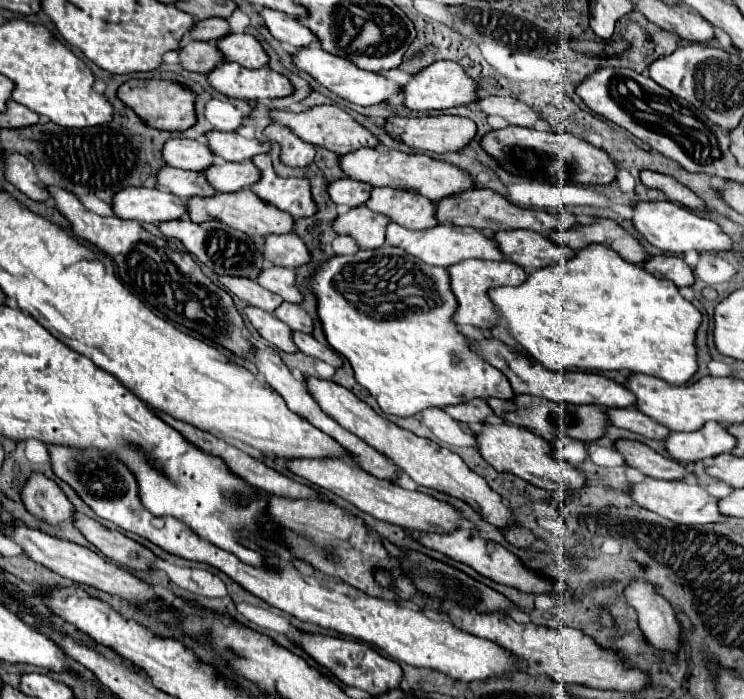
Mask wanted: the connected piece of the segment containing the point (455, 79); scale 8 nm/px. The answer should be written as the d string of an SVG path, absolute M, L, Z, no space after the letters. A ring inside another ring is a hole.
M434 62L432 66L418 72L412 82L404 86L404 104L410 110L448 110L456 106L468 106L476 102L478 96L478 82L470 78L460 64L456 62Z

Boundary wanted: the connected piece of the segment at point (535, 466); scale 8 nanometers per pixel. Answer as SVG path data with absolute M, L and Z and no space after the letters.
M482 424L482 432L476 436L476 440L484 460L498 472L514 474L544 490L578 490L586 486L586 478L578 468L574 470L572 464L558 458L554 446L548 440L526 428L510 424Z

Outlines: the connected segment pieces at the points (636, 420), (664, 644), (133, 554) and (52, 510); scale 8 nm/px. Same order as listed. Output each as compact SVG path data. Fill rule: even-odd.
M612 408L606 410L608 412L608 420L618 426L618 428L626 428L630 432L642 434L646 438L652 440L666 440L666 436L670 434L670 428L658 424L656 420L652 420L650 416L642 414L638 408Z
M632 578L624 588L624 598L638 612L640 630L646 640L654 648L676 656L680 650L680 624L670 602L660 596L650 582L638 578Z
M76 514L74 516L74 526L106 558L110 558L112 562L118 562L122 566L128 566L128 568L134 568L134 570L146 570L152 564L152 560L156 558L142 544L126 538L118 530L110 530L110 528L102 526L98 520L88 518L84 514Z
M32 472L26 478L26 484L20 490L20 498L30 514L52 526L72 522L74 506L58 488L58 484L40 472Z

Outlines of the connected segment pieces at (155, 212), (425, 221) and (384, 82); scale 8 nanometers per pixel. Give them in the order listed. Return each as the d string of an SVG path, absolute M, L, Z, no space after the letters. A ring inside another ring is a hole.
M126 188L114 196L114 212L118 218L130 218L148 224L180 220L186 214L186 202L158 188Z
M374 188L366 206L410 230L426 230L440 224L436 220L436 204L408 190Z
M308 46L302 48L298 54L294 54L294 64L300 70L306 70L308 74L312 74L322 86L326 86L328 90L332 90L334 94L338 94L340 98L352 102L352 104L360 104L360 106L372 106L372 104L382 104L386 100L390 100L396 94L402 94L402 86L398 86L396 82L374 74L374 72L366 72L362 68L358 68L356 64L352 64L346 58L334 56L324 52L320 46Z

